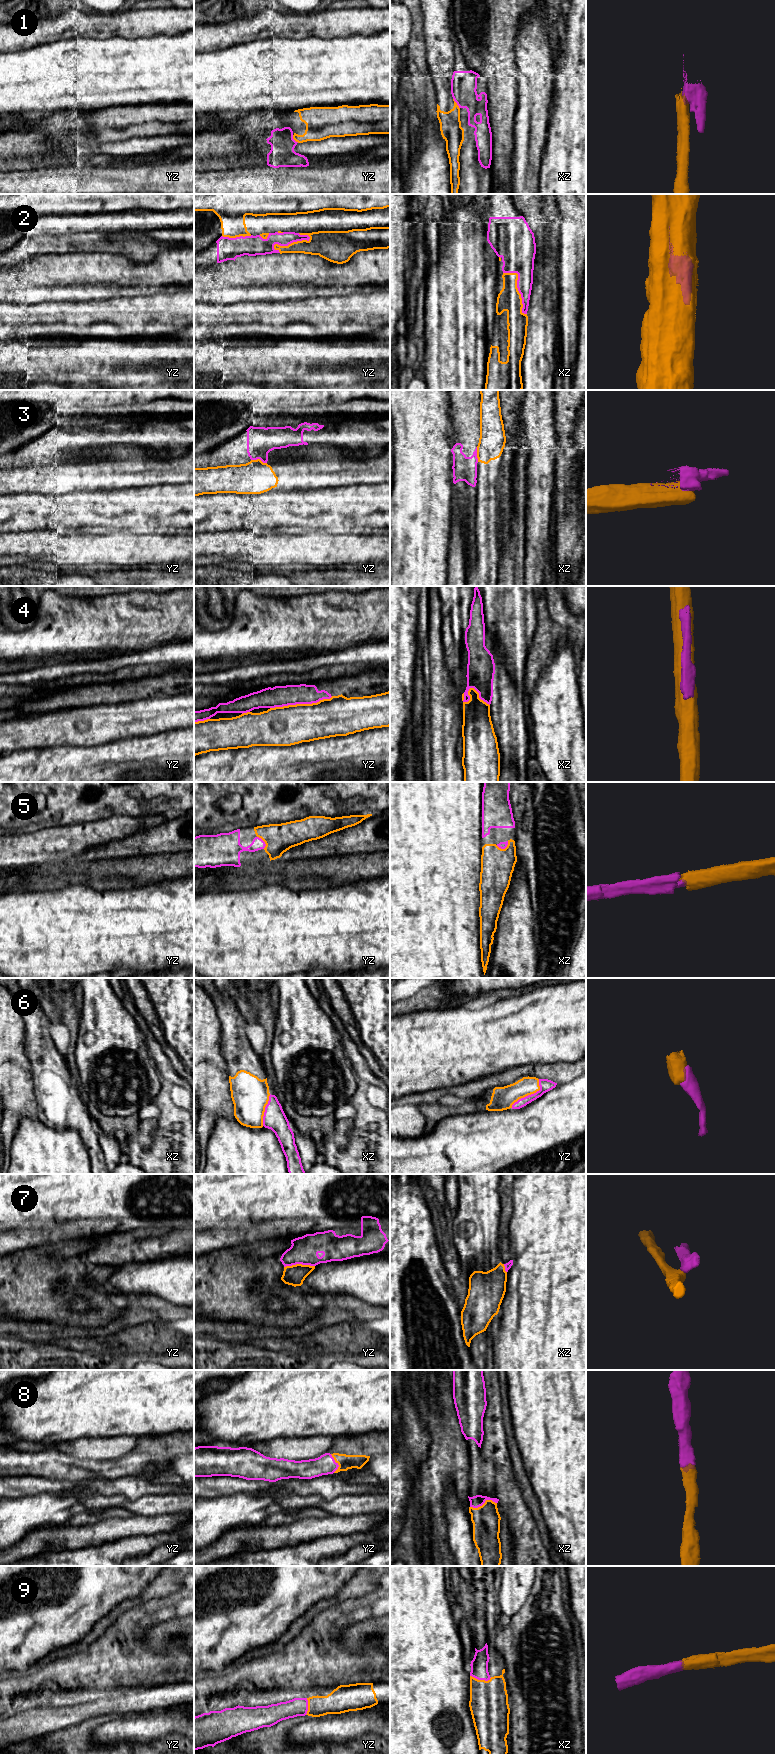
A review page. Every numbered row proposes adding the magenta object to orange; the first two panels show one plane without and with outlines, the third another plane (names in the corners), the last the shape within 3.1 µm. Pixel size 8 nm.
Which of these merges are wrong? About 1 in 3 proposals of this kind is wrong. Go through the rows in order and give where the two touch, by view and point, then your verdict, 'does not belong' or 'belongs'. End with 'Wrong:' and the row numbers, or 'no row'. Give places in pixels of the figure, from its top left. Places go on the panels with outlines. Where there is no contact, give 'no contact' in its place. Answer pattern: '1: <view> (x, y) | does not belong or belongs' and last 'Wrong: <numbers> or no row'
1: xz (456, 103) | does not belong
2: yz (291, 243) | does not belong
3: yz (259, 459) | does not belong
4: yz (301, 704) | does not belong
5: xz (503, 849) | belongs
6: yz (529, 1094) | belongs
7: yz (299, 1264) | does not belong
8: xz (484, 1503) | belongs
9: xz (481, 1680) | belongs
Wrong: 1, 2, 3, 4, 7

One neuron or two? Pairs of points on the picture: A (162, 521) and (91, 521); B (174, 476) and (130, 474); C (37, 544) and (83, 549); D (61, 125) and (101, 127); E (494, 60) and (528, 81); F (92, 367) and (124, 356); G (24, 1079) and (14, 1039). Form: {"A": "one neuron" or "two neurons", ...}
{"A": "one neuron", "B": "one neuron", "C": "one neuron", "D": "one neuron", "E": "two neurons", "F": "one neuron", "G": "one neuron"}

